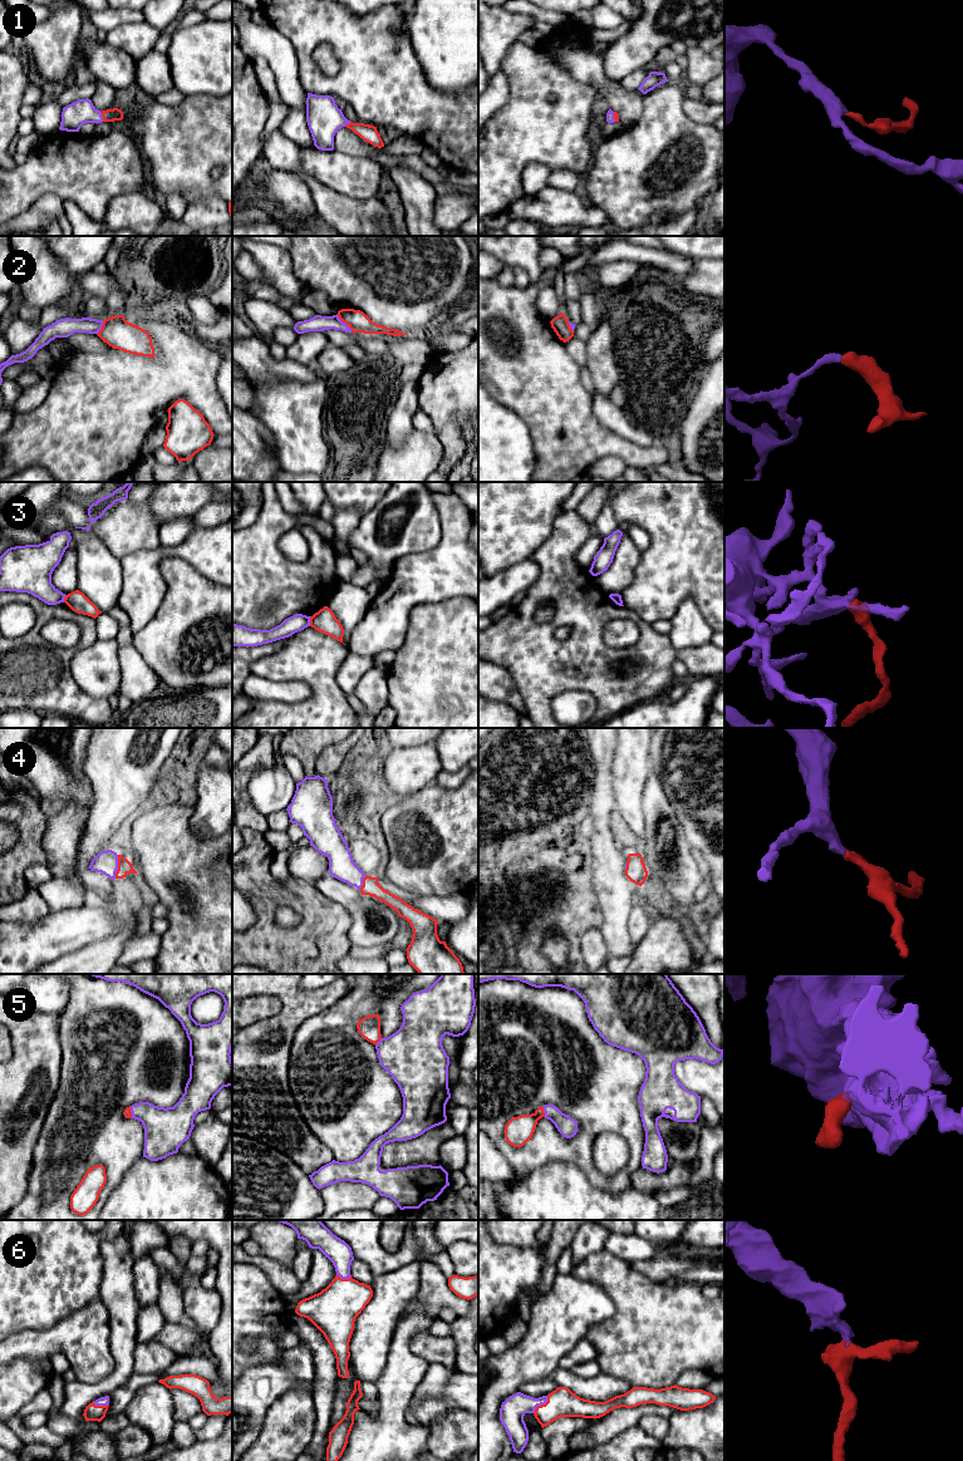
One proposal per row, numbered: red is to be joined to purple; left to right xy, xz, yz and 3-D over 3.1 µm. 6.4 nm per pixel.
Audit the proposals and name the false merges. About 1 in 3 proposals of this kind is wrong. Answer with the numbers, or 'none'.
3

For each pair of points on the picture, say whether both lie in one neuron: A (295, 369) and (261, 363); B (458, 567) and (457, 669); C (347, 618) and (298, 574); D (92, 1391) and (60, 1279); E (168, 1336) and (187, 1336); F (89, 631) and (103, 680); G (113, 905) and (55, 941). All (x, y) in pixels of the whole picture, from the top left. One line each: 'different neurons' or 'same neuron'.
A: same neuron
B: different neurons
C: different neurons
D: different neurons
E: same neuron
F: different neurons
G: different neurons

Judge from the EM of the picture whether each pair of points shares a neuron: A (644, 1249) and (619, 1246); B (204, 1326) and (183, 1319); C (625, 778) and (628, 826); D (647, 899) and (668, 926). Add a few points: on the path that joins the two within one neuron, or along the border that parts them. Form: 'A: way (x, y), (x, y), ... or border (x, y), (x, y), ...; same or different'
A: way (638, 1249), (625, 1246); same
B: border (181, 1294), (183, 1312), (197, 1328); different
C: way (628, 790), (628, 815); same
D: way (653, 905), (663, 920); same

